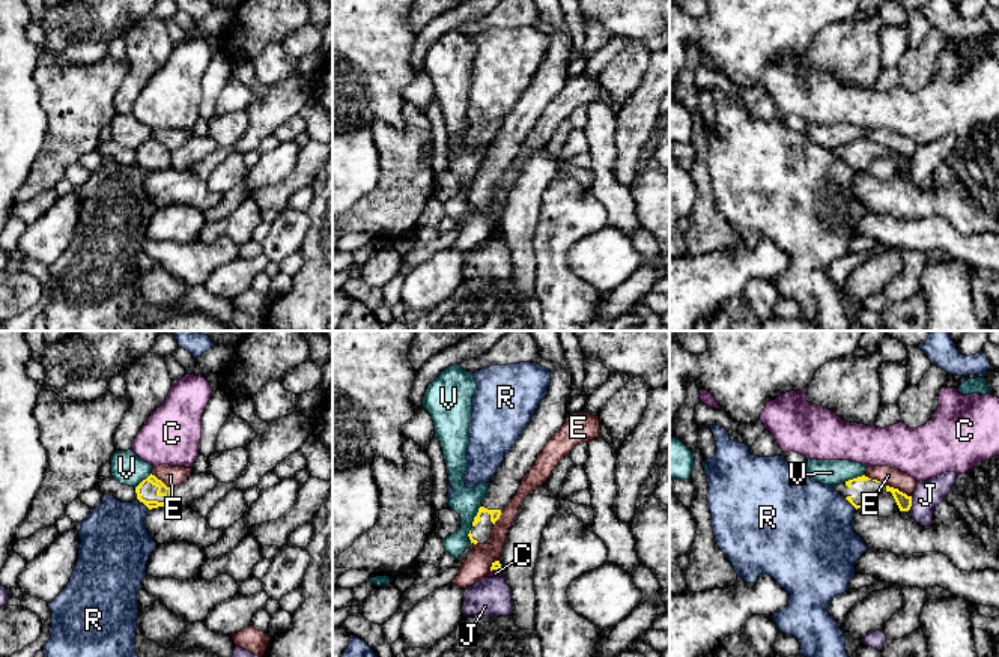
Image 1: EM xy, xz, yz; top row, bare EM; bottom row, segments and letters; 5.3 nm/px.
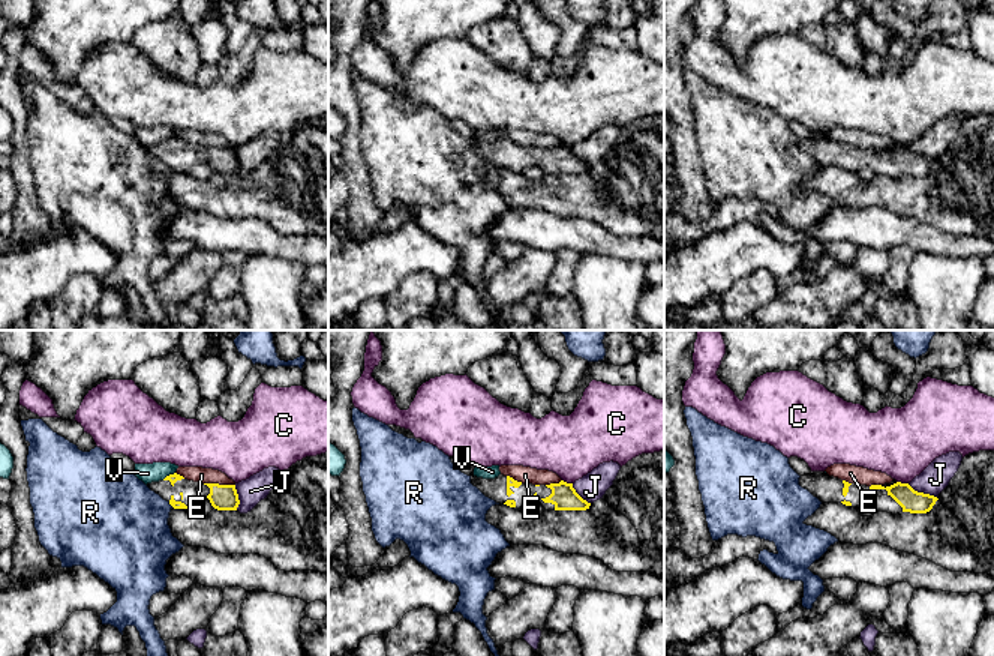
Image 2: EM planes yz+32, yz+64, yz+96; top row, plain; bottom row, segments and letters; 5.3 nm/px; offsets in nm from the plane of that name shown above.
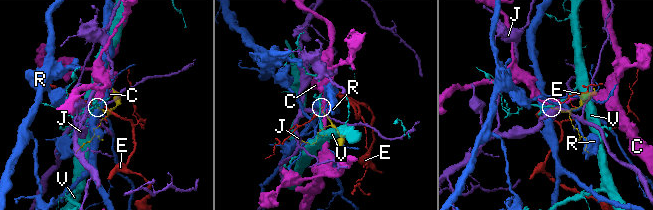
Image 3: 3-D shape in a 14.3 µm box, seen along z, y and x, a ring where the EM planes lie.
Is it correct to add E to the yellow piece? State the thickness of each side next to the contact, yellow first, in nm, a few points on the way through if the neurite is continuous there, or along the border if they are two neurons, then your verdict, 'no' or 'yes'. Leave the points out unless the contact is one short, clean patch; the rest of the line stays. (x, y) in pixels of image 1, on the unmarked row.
80 nm thick on the yellow side, 100 nm on the other; border along yz (886, 148), (910, 160); no

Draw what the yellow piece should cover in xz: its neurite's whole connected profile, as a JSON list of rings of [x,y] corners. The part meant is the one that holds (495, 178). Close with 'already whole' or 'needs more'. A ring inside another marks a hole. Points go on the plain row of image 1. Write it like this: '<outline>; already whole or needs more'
[[[539,21],[537,27],[551,35],[549,50],[527,92],[504,119],[501,129],[490,143],[487,158],[481,164],[468,197],[474,207],[484,207],[490,201],[501,174],[513,162],[522,141],[530,135],[545,108],[561,92],[569,78],[567,66],[572,60],[570,35],[558,26],[543,21]]]; needs more

